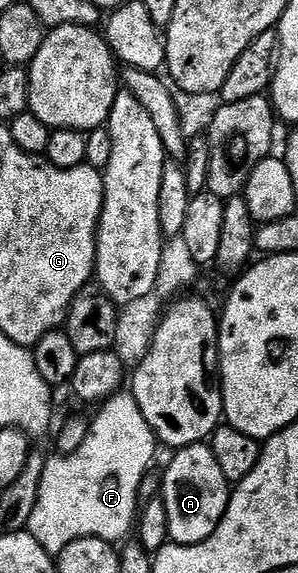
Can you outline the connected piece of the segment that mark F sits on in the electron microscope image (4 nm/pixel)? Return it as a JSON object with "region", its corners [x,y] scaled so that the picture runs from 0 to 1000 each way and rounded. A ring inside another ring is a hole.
{"region":[[[389,686],[329,716],[339,717],[326,724],[309,724],[299,759],[268,782],[215,796],[168,798],[144,817],[128,876],[91,928],[181,970],[255,939],[342,939],[349,946],[403,948],[403,939],[450,923],[466,897],[460,860],[534,787],[513,749],[480,733],[480,719],[466,719],[443,686]]]}

